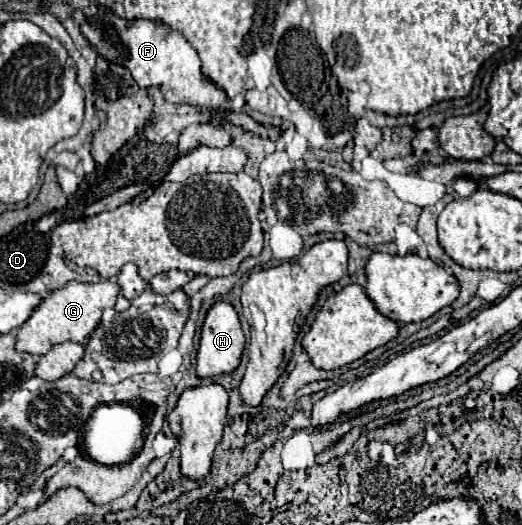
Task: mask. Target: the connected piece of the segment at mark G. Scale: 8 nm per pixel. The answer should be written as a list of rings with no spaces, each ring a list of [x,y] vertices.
[[[113,279],[99,281],[99,283],[77,283],[71,281],[65,287],[49,293],[43,303],[33,311],[33,315],[17,329],[17,349],[21,353],[31,355],[45,355],[53,345],[75,341],[81,343],[93,335],[97,329],[101,315],[105,309],[115,307],[119,297],[119,285]]]

